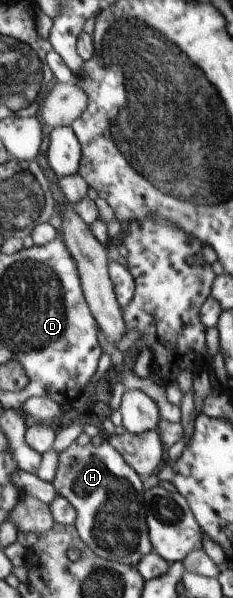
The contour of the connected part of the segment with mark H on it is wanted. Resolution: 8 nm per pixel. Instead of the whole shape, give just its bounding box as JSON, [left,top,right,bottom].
[52,441,154,567]

